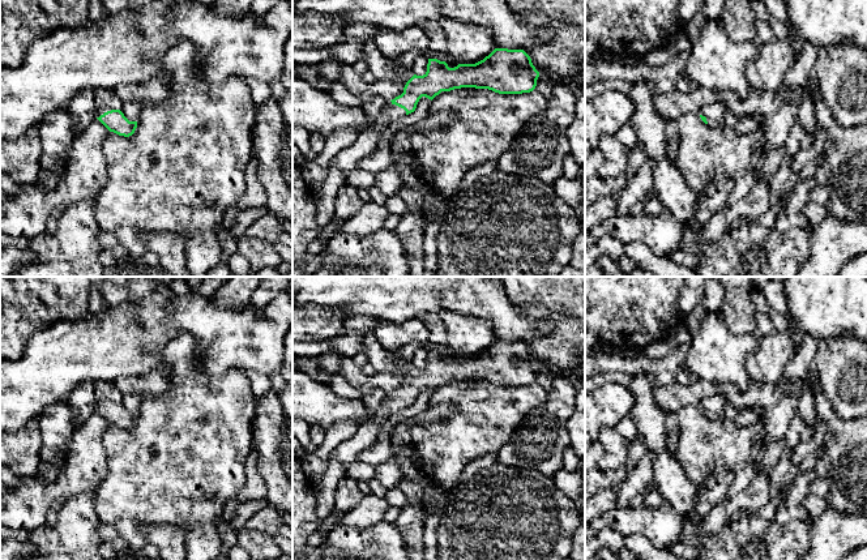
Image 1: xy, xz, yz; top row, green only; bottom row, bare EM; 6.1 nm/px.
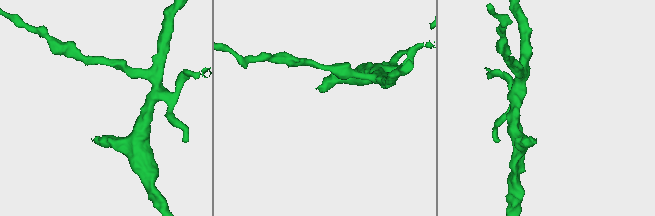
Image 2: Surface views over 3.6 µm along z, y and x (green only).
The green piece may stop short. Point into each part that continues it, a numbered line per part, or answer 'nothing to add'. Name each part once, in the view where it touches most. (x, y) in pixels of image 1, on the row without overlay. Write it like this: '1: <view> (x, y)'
1: xz (347, 452)

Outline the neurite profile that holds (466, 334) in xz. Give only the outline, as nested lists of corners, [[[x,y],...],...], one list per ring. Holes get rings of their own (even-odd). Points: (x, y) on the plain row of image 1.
[[[448,309],[439,316],[447,330],[447,345],[458,356],[475,356],[496,341],[491,322],[486,319]]]

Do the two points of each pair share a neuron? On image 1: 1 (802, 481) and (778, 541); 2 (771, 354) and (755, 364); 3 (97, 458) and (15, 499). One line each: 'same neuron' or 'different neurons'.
1: different neurons
2: same neuron
3: same neuron

